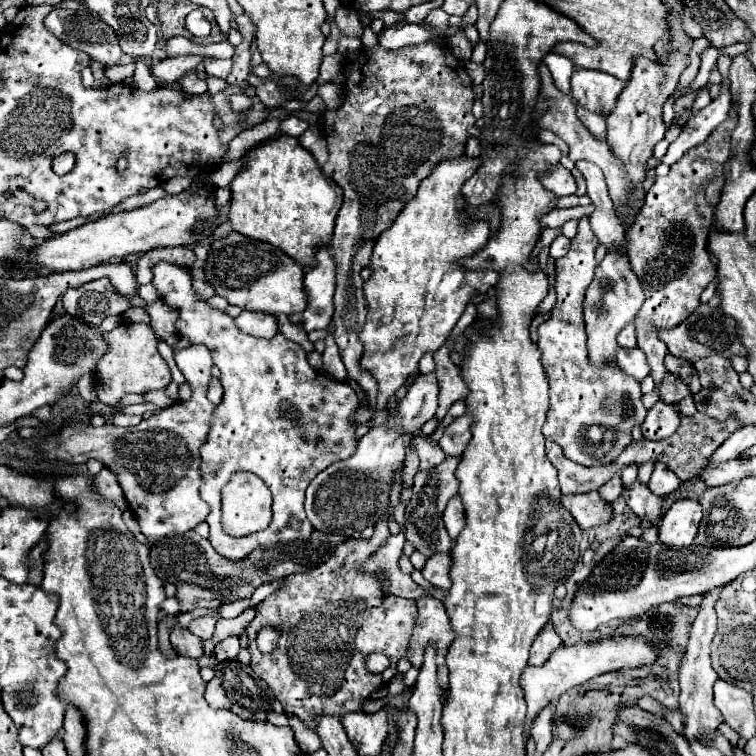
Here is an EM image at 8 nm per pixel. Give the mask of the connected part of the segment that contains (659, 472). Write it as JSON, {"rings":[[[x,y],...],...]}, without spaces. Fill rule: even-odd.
{"rings":[[[654,465],[654,473],[652,473],[648,487],[654,495],[664,497],[680,487],[680,479],[666,465]]]}

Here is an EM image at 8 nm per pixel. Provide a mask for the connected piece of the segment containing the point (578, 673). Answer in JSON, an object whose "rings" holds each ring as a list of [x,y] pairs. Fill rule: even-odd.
{"rings":[[[622,635],[622,637],[604,639],[598,643],[578,643],[578,645],[570,645],[570,647],[560,647],[560,651],[554,651],[554,657],[550,657],[542,667],[526,667],[526,671],[522,673],[522,689],[524,689],[526,703],[528,703],[528,719],[524,725],[526,737],[528,737],[528,729],[530,729],[530,719],[538,711],[542,711],[542,707],[556,701],[570,687],[580,685],[606,671],[634,669],[634,667],[652,663],[652,661],[654,661],[654,647],[646,639]]]}

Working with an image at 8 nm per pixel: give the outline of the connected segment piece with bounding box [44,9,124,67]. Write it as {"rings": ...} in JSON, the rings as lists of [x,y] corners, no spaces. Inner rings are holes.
{"rings":[[[54,9],[46,15],[44,25],[50,29],[50,33],[54,33],[60,41],[70,43],[70,47],[74,49],[82,49],[86,51],[92,59],[100,61],[104,67],[112,67],[118,65],[122,59],[122,49],[118,45],[118,35],[114,29],[110,29],[110,25],[102,23],[102,19],[98,19],[98,15],[94,15],[90,9],[80,9],[80,11],[72,11],[72,9]]]}

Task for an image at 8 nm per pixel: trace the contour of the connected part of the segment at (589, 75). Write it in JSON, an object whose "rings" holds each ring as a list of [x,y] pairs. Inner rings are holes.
{"rings":[[[576,69],[572,73],[572,97],[594,113],[610,113],[624,85],[618,77],[600,71]]]}

